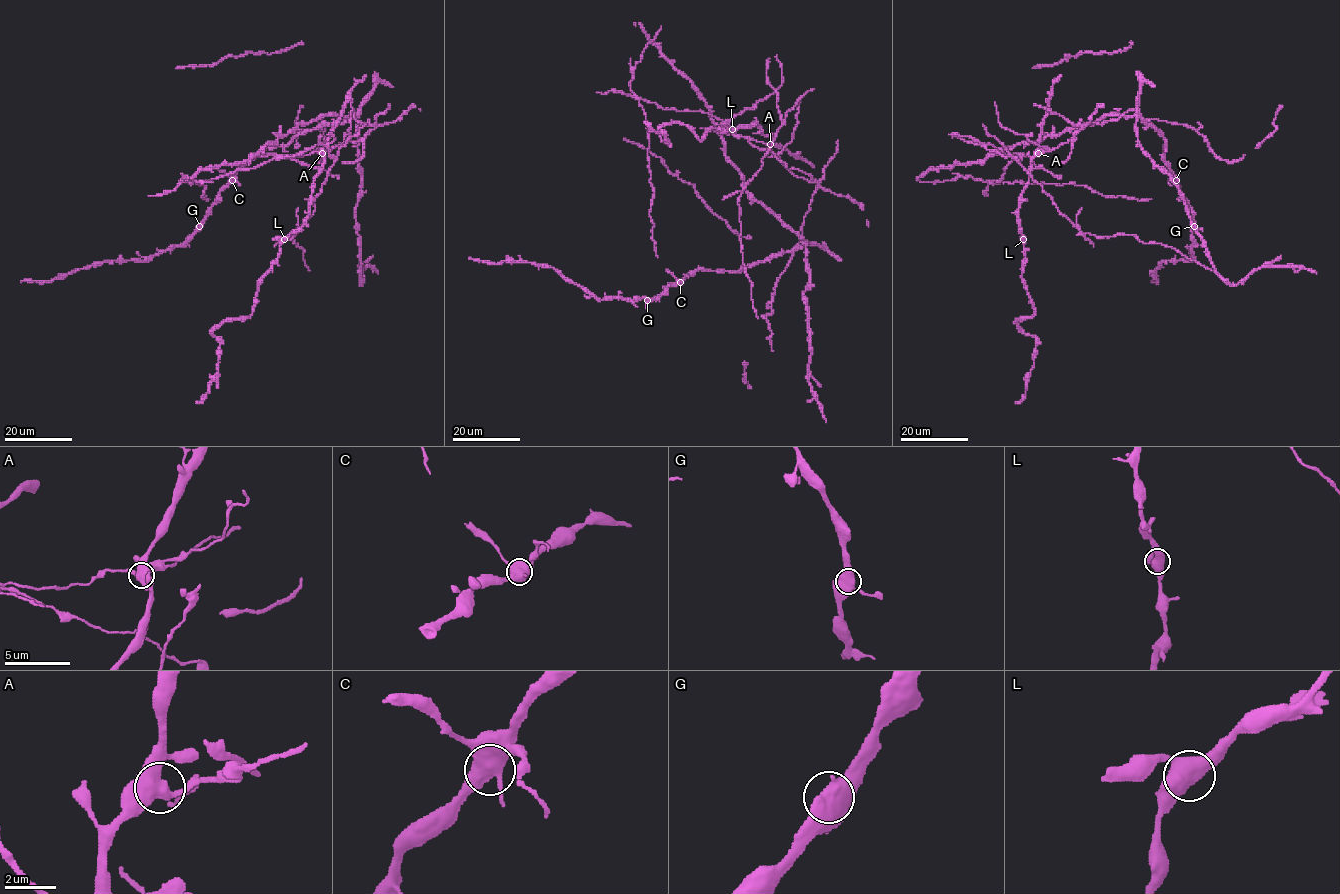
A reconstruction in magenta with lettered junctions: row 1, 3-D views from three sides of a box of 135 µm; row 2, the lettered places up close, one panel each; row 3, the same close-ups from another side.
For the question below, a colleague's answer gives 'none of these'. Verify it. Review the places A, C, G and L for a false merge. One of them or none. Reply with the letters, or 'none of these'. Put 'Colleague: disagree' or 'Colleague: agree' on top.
Colleague: disagree
A

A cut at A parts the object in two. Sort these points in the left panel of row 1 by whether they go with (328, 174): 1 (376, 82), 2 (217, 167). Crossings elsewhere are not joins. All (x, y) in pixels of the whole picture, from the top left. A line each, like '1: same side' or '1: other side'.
1: other side
2: other side

